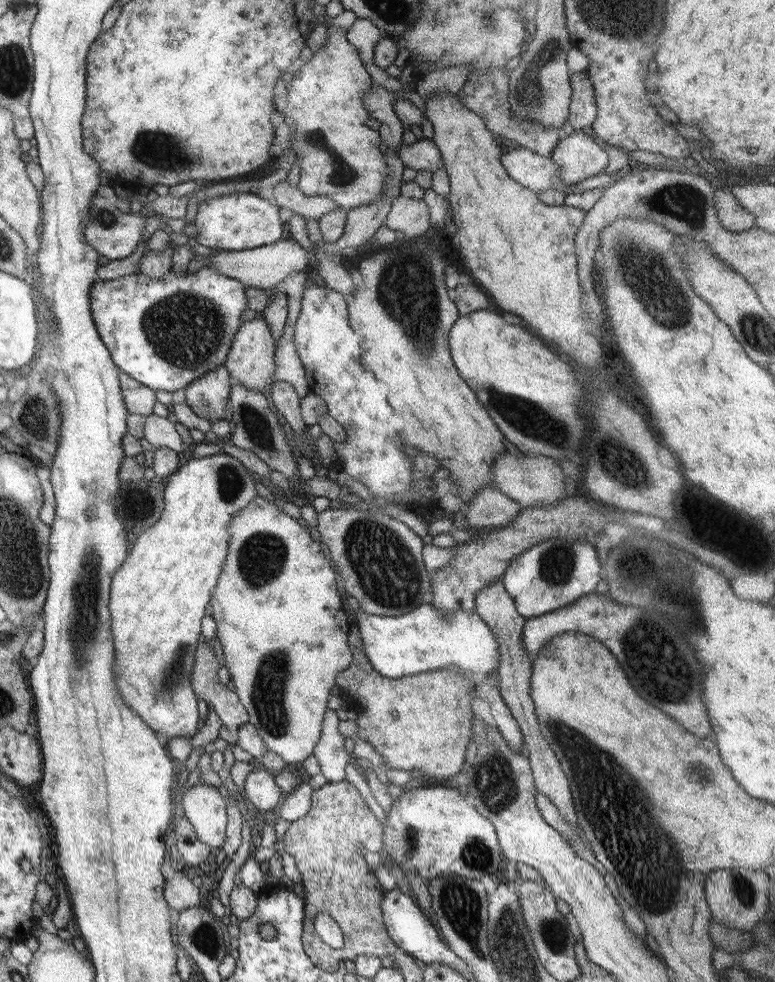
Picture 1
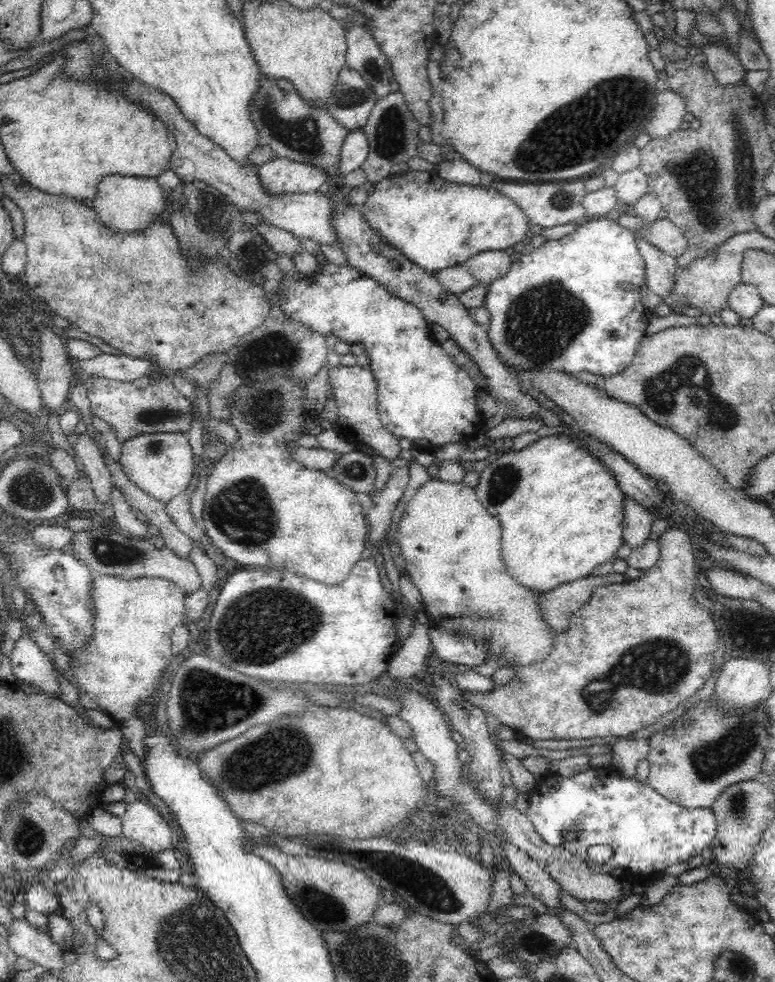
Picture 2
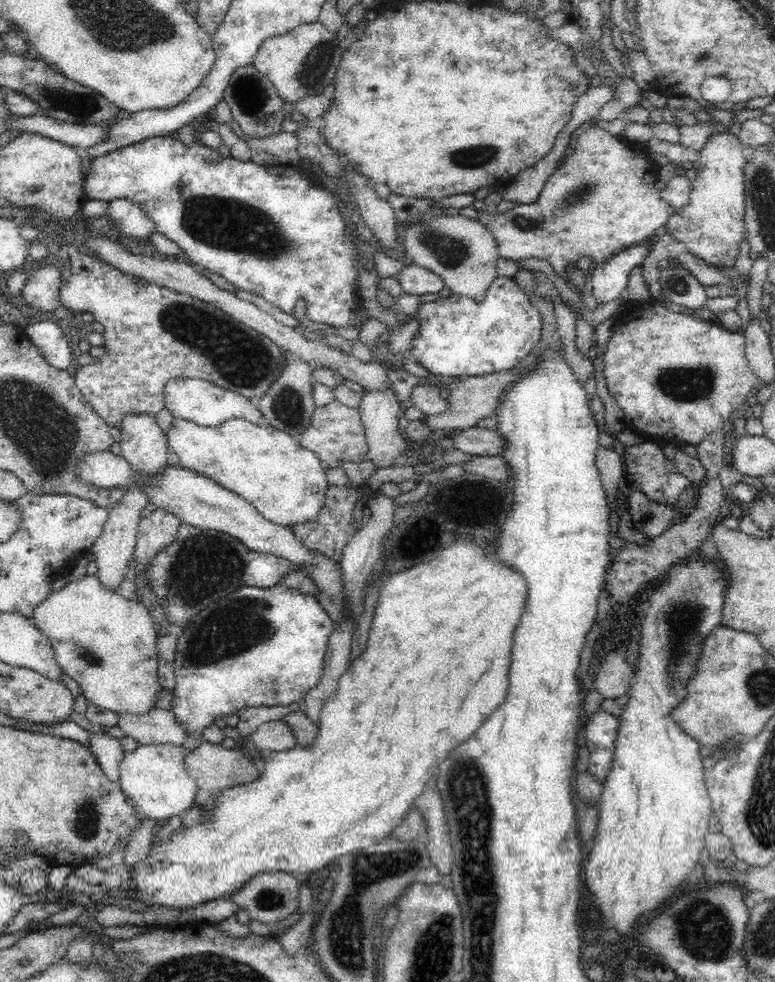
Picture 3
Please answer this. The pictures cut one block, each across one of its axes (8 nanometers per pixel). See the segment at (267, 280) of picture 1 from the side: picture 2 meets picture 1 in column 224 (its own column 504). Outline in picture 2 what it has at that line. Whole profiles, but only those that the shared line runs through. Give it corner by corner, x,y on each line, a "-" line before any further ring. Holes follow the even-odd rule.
484,251
468,258
465,265
478,284
490,285
504,276
512,263
506,251

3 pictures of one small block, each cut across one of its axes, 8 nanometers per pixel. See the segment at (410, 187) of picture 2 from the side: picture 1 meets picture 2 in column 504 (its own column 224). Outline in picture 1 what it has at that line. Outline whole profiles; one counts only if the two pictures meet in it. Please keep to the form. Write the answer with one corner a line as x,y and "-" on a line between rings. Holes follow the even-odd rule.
234,192
199,202
192,222
197,229
196,242
222,251
241,251
273,244
282,238
283,227
279,207
255,194

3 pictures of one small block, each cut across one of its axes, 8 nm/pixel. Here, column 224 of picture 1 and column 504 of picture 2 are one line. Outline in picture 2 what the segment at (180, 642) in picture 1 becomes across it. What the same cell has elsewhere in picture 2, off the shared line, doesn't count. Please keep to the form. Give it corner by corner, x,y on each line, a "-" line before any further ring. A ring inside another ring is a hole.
569,433
539,438
522,450
504,453
496,462
487,463
475,490
482,507
502,525
501,545
508,573
532,590
551,591
592,574
598,565
614,558
625,542
625,494
608,468

